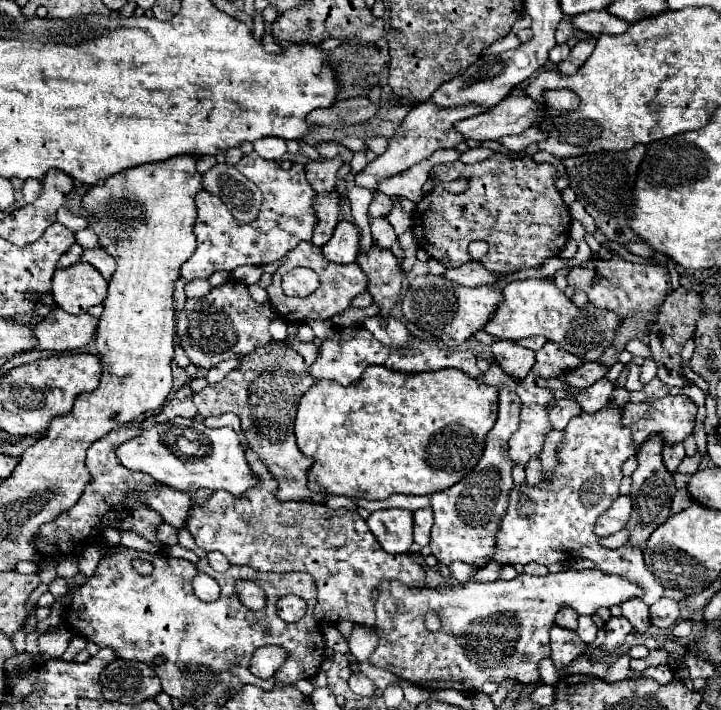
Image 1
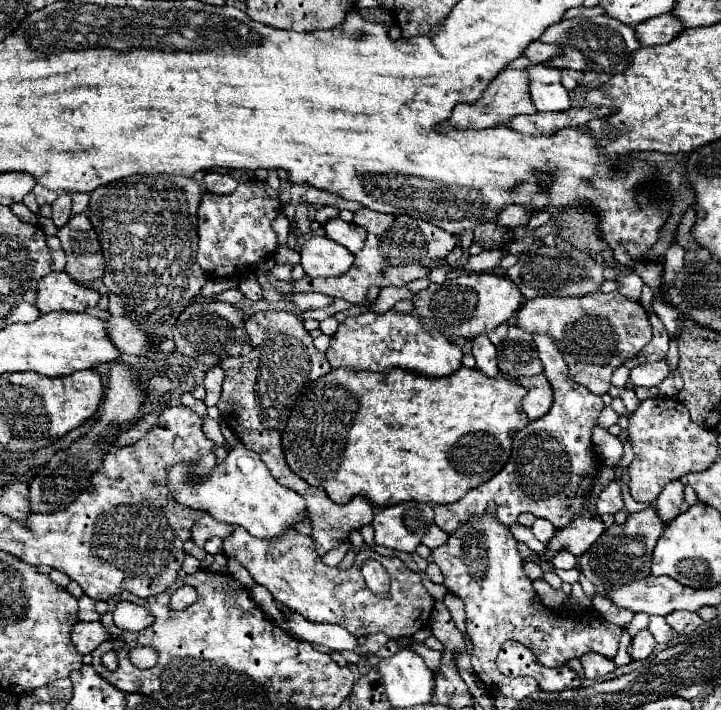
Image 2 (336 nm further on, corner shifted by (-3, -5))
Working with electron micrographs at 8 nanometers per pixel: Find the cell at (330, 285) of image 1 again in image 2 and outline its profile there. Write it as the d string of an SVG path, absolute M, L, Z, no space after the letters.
M360 208L354 212L354 222L366 228L366 244L360 252L356 252L356 260L352 268L338 278L308 278L296 280L292 284L292 292L320 292L332 298L344 298L352 304L370 306L366 300L366 292L370 286L406 286L412 280L424 278L438 264L446 262L446 256L460 244L460 240L426 220L416 220L412 216L400 214L380 214L368 208Z

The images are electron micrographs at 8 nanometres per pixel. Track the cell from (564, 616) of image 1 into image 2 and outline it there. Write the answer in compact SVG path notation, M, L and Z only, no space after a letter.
M586 654L586 656L580 658L580 662L584 666L584 672L586 672L588 680L602 678L602 676L606 676L606 674L616 670L614 660L608 660L608 658L600 656L600 654Z

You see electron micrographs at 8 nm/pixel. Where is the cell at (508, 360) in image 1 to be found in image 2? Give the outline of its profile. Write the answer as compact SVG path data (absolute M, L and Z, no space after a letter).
M544 374L530 376L530 378L518 378L522 386L528 388L528 396L522 400L522 408L528 414L530 420L538 420L552 408L552 386L548 384L548 378Z

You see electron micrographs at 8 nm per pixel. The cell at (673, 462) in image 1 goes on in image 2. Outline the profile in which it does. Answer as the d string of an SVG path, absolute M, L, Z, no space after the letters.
M672 480L662 494L658 496L654 508L662 520L662 524L670 524L680 514L680 504L684 502L684 486L680 480Z

